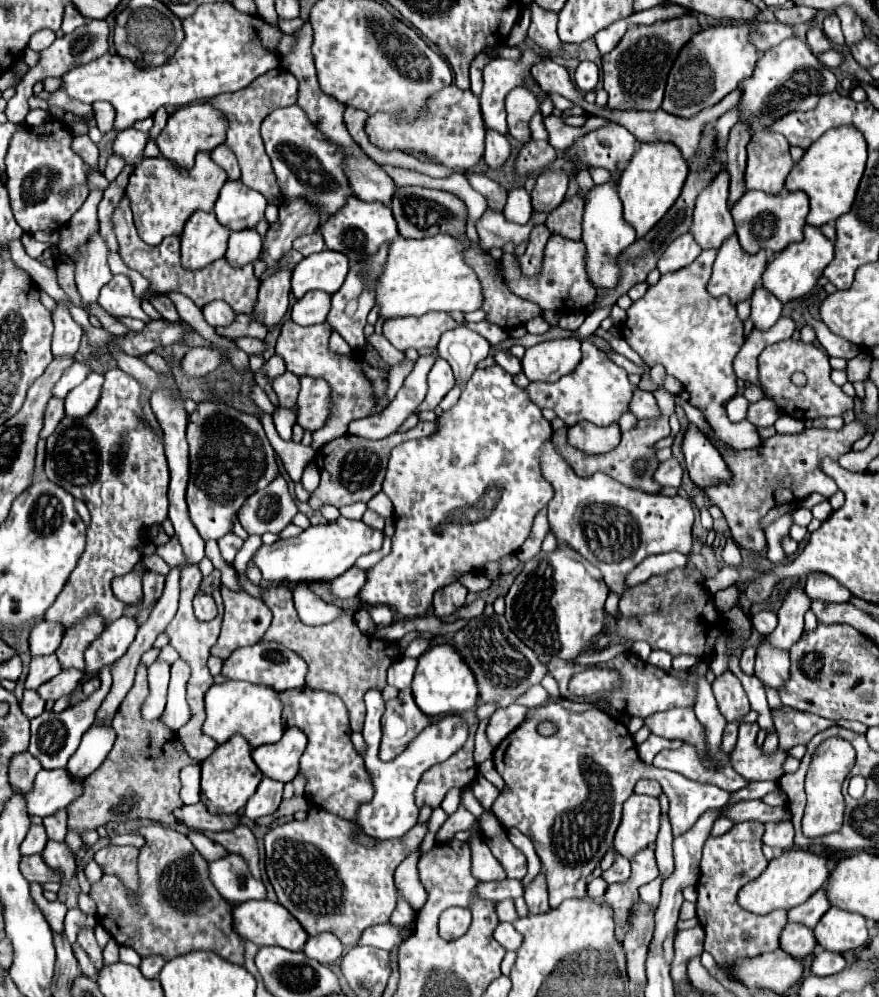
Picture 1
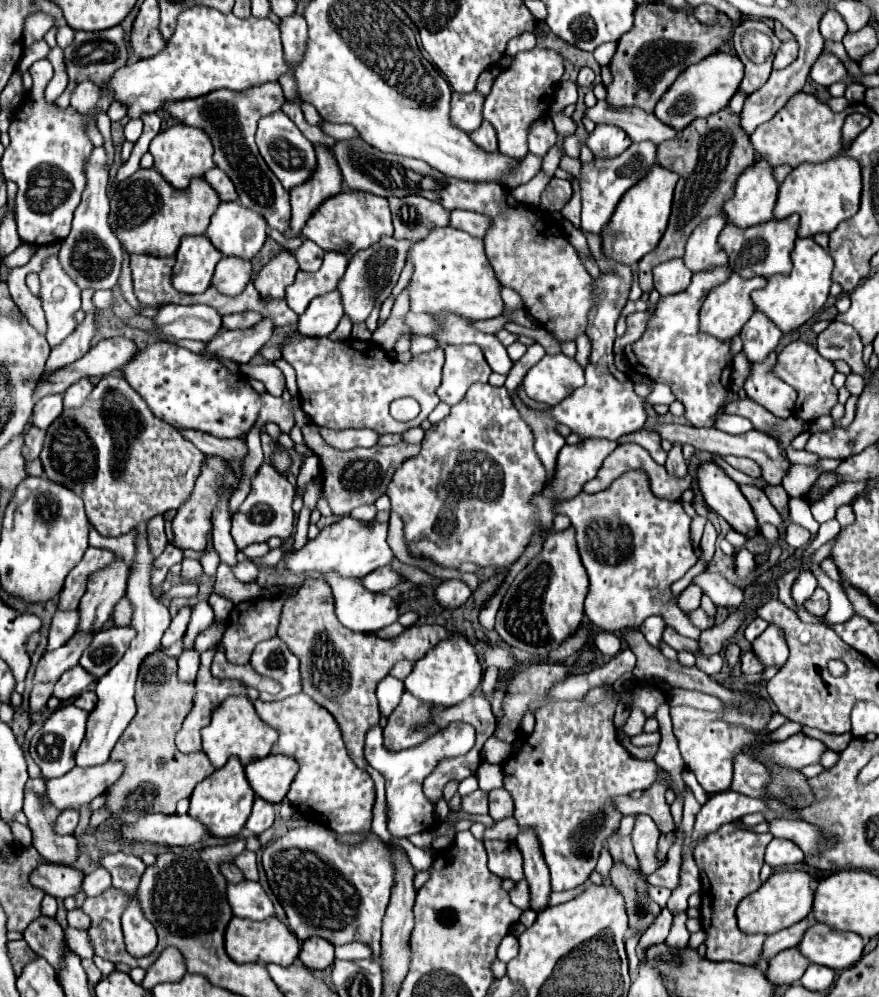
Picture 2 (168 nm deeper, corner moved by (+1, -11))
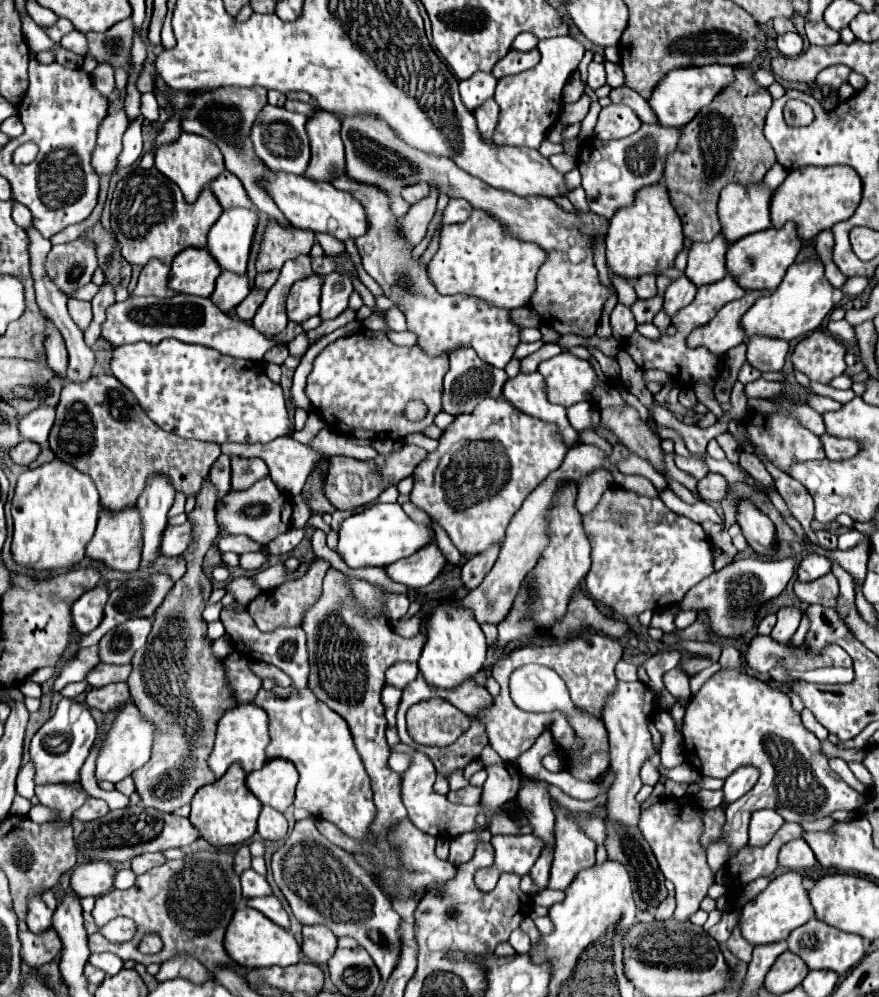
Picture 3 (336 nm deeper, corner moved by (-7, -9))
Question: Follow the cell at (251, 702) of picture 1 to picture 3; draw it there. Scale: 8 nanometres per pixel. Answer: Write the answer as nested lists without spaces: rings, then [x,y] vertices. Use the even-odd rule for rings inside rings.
[[[238,704],[236,708],[228,710],[218,722],[216,742],[212,754],[208,756],[208,766],[216,774],[216,778],[220,778],[230,768],[230,764],[240,764],[242,770],[250,774],[264,766],[266,746],[268,746],[268,716],[264,714],[264,710],[260,710],[254,704]]]

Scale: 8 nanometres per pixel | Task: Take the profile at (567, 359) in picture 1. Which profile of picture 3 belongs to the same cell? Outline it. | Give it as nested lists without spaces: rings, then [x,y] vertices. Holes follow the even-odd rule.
[[[562,352],[550,360],[544,360],[538,366],[538,372],[546,380],[548,400],[552,404],[570,408],[576,402],[592,402],[596,372],[588,360]]]

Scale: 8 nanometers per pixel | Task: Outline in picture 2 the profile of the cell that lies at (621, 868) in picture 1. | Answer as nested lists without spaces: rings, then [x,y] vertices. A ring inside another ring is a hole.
[[[648,884],[648,896],[650,896],[656,904],[660,904],[660,906],[664,908],[664,906],[666,906],[666,900],[670,898],[670,890],[668,890],[668,888],[656,888],[656,886]]]

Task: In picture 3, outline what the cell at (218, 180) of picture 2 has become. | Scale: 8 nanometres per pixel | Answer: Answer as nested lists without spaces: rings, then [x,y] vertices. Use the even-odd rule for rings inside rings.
[[[224,170],[224,174],[220,174],[220,178],[216,178],[216,182],[212,182],[210,190],[214,192],[222,210],[252,208],[252,202],[248,200],[242,182],[228,170]]]

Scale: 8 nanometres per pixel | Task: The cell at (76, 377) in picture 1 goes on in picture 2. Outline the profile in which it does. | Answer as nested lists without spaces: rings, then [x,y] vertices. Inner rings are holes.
[[[62,394],[44,396],[34,406],[32,424],[38,428],[48,428],[60,416],[60,412],[62,412]]]

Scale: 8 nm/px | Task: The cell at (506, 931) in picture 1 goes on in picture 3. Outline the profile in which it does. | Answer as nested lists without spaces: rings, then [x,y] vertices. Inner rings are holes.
[[[516,928],[512,934],[510,934],[510,938],[508,938],[508,942],[512,944],[512,948],[518,952],[518,954],[528,954],[530,952],[530,938],[528,938],[528,934],[524,934],[520,928]]]

